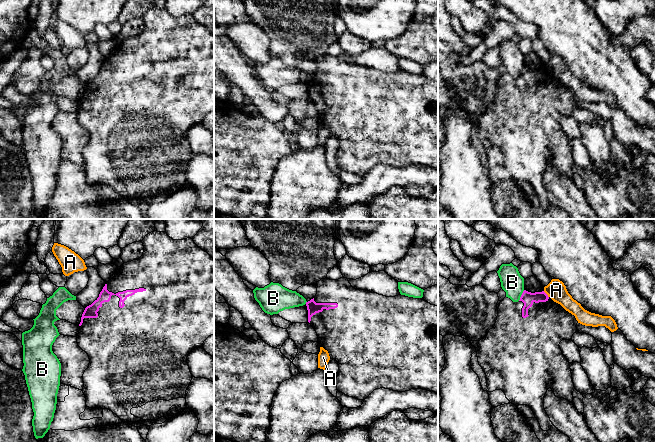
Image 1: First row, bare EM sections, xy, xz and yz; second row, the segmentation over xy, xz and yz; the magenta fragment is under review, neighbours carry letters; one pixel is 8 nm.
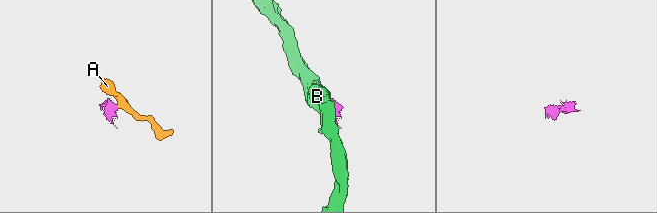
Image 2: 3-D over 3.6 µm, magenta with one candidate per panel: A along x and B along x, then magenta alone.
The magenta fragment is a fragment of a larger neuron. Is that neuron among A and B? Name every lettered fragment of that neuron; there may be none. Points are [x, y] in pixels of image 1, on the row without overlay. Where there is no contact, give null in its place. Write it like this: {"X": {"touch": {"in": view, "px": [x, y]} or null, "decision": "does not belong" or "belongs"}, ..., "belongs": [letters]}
{"A": {"touch": {"in": "yz", "px": [546, 70]}, "decision": "does not belong"}, "B": {"touch": {"in": "yz", "px": [521, 71]}, "decision": "does not belong"}, "belongs": []}

